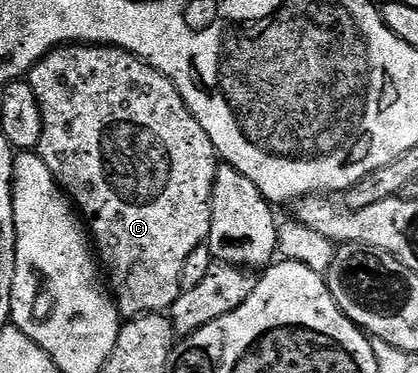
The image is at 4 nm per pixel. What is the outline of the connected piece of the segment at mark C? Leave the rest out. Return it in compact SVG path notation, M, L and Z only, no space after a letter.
M78 43L53 49L27 74L27 80L35 91L35 99L39 99L39 111L43 115L43 135L35 152L43 159L43 163L47 163L47 171L51 171L57 186L63 190L66 197L79 210L80 216L87 222L96 256L107 274L107 285L111 290L111 296L117 302L118 313L125 319L138 317L141 313L165 313L183 291L181 288L183 262L191 256L191 251L195 251L195 247L204 245L209 240L213 222L211 199L219 158L217 148L211 143L207 131L199 127L195 115L185 106L185 101L179 95L177 88L158 69L153 69L134 53L129 53L126 49L114 49L112 45Z

